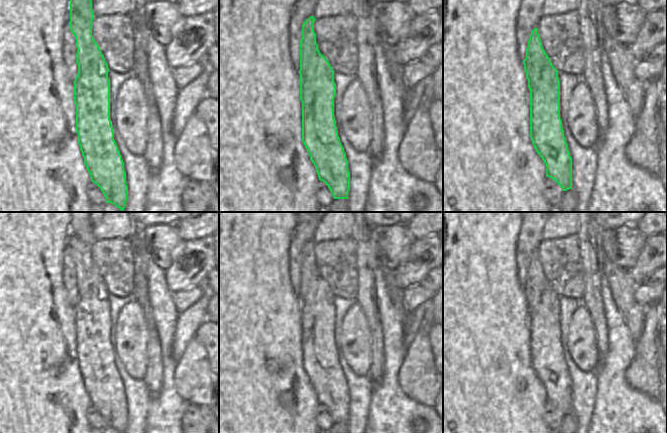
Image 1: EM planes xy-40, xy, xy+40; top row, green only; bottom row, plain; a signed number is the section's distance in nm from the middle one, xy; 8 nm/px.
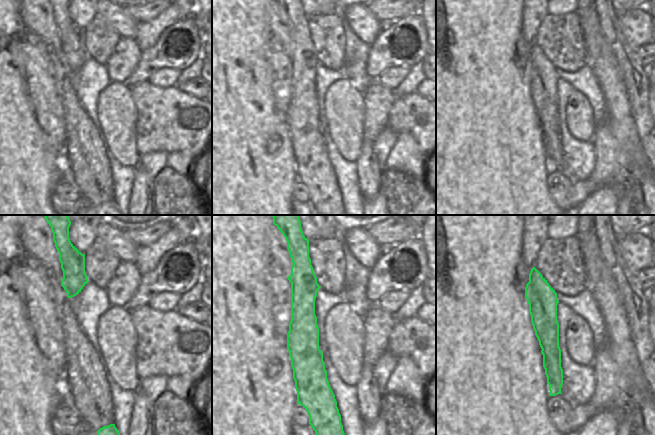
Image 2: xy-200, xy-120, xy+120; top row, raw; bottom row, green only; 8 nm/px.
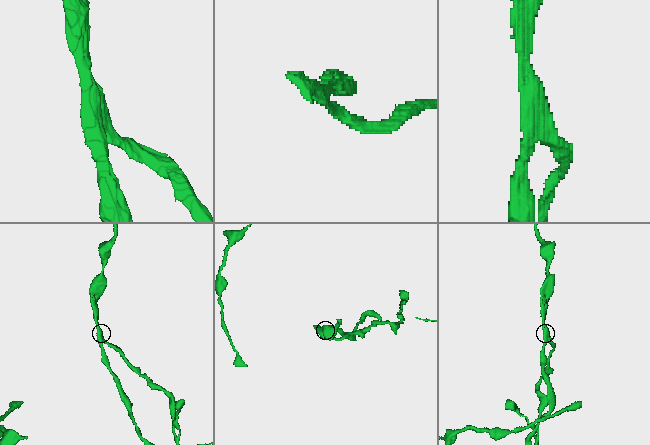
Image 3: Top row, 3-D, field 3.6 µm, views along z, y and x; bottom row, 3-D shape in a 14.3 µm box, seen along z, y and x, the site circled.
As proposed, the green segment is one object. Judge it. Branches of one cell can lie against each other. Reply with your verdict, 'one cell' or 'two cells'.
two cells

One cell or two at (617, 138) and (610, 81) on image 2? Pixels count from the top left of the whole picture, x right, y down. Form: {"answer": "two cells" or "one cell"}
{"answer": "one cell"}

